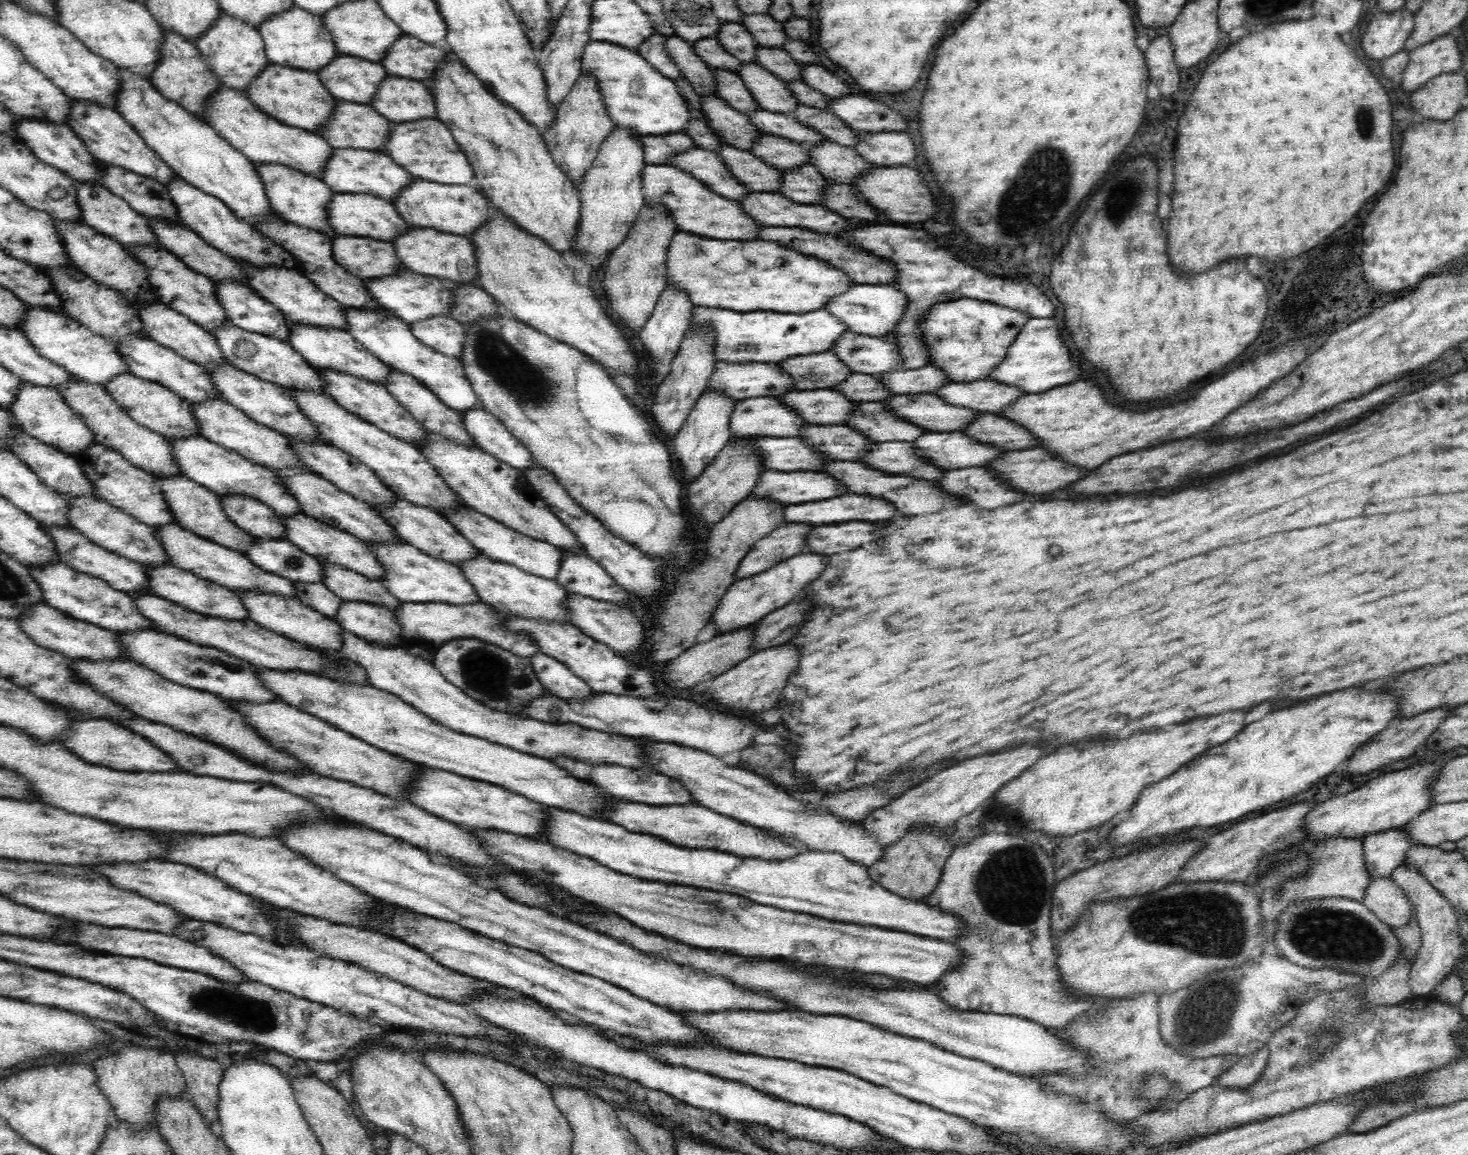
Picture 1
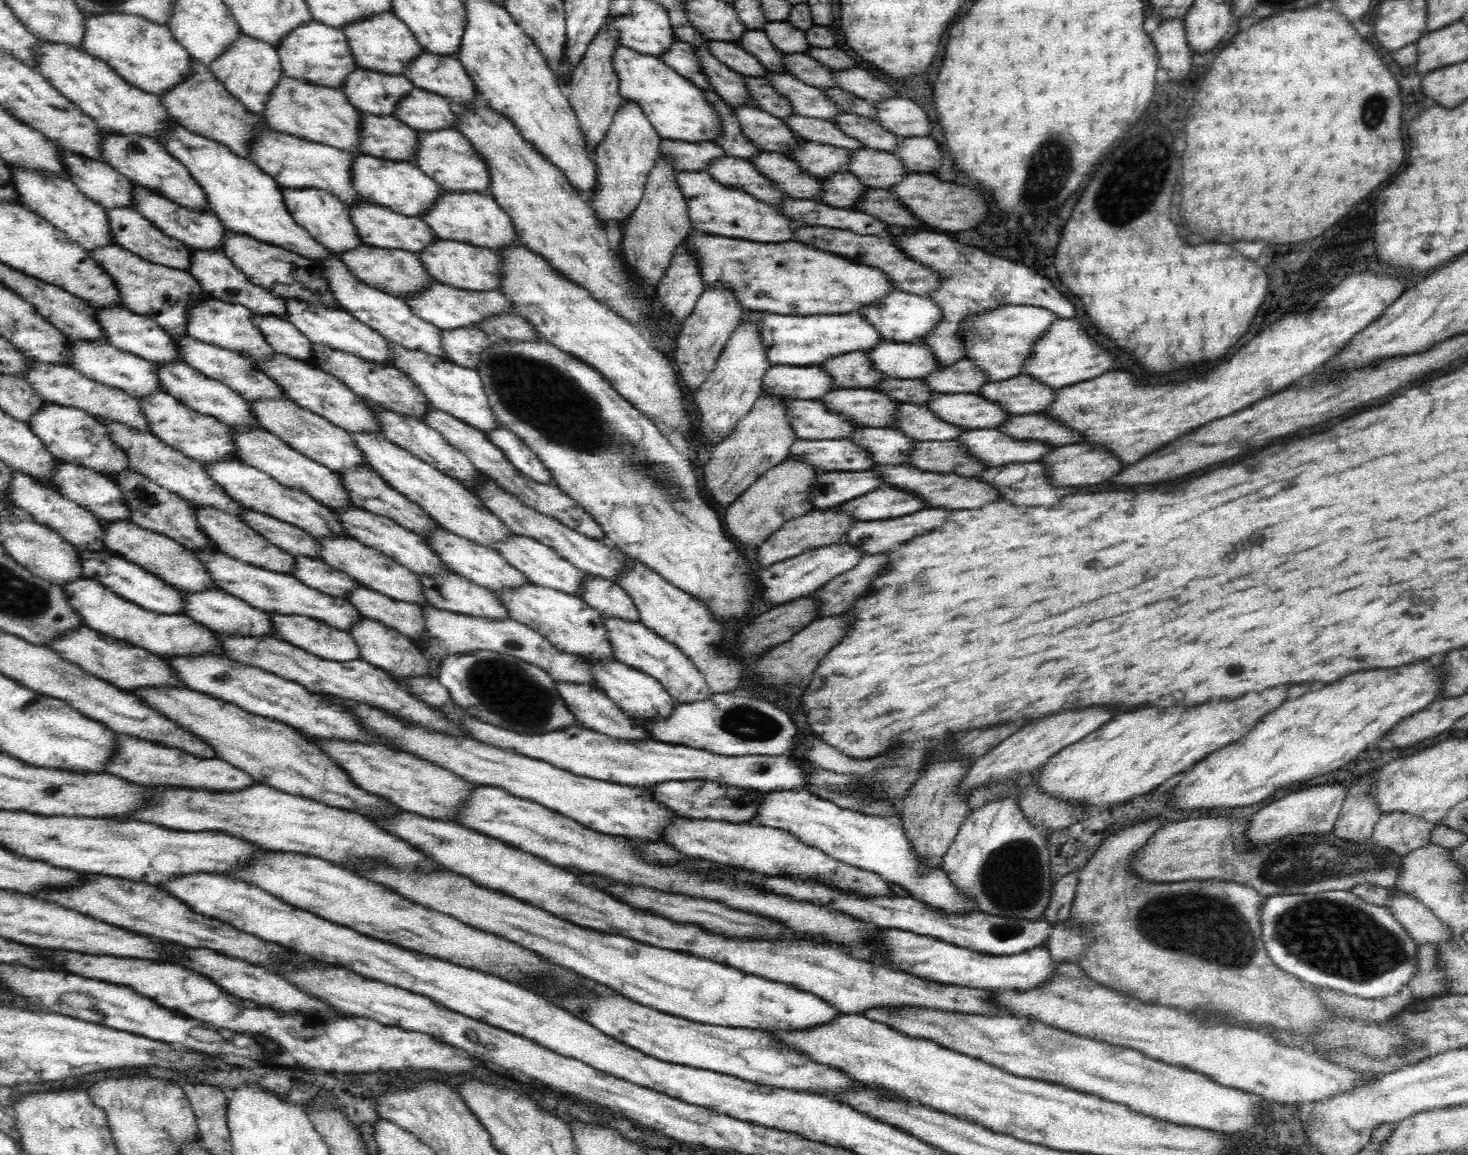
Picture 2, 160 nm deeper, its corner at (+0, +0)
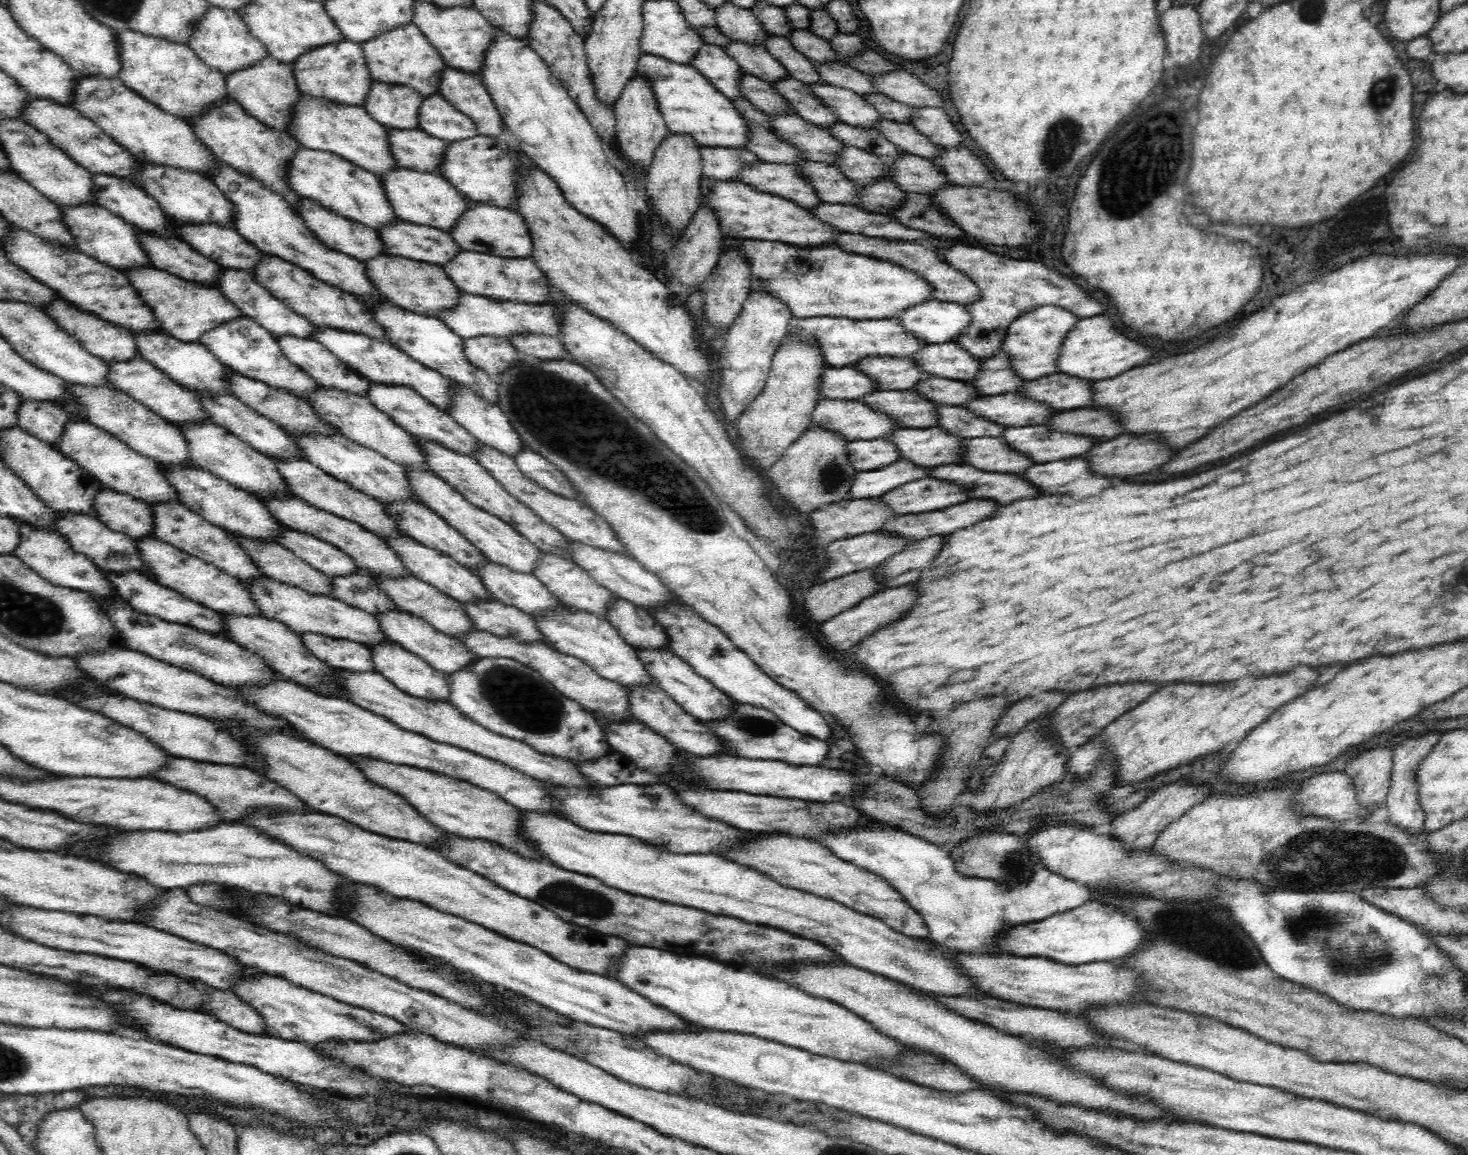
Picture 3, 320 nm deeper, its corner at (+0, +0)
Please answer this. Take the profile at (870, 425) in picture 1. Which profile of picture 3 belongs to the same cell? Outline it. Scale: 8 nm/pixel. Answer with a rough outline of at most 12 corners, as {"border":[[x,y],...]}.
{"border":[[962,406],[937,408],[942,430],[960,438],[1002,437],[1008,427]]}

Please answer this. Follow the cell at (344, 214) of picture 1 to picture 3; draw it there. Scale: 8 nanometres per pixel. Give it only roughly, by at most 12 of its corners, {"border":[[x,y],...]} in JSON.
{"border":[[398,220],[377,231],[388,254],[442,267],[448,233]]}

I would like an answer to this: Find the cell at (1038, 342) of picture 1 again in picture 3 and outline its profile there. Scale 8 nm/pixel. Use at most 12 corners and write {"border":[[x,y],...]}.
{"border":[[1080,319],[1059,349],[1056,372],[1106,380],[1144,364],[1152,350]]}

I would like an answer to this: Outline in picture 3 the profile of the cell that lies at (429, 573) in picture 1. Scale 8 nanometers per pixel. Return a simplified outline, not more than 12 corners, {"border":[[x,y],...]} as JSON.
{"border":[[502,601],[460,606],[476,630],[547,644],[534,618]]}

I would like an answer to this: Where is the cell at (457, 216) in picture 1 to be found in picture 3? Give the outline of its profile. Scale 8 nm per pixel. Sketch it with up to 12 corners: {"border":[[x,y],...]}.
{"border":[[473,204],[449,232],[462,251],[528,258],[518,212]]}

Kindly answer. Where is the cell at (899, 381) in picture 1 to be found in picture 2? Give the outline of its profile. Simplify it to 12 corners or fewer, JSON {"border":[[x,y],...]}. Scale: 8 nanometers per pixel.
{"border":[[966,358],[925,376],[942,394],[979,394],[990,383]]}

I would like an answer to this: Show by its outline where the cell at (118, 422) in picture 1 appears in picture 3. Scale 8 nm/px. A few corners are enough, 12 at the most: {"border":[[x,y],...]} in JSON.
{"border":[[157,464],[179,502],[228,534],[286,528],[256,496],[193,465]]}

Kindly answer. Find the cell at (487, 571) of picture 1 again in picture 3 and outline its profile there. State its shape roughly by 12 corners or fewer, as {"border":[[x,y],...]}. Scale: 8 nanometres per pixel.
{"border":[[560,604],[531,618],[547,644],[624,688],[656,682],[607,621]]}

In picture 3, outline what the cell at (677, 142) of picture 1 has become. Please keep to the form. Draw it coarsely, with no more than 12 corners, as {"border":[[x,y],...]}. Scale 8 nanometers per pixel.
{"border":[[702,147],[704,178],[742,182],[739,173],[766,164],[745,148]]}

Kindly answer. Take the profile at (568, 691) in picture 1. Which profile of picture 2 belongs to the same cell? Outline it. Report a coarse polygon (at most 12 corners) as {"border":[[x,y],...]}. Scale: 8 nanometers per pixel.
{"border":[[555,682],[577,722],[620,741],[654,740],[605,694]]}

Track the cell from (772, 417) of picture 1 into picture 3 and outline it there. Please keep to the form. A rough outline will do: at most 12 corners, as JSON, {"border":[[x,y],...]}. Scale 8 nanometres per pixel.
{"border":[[818,401],[812,426],[851,441],[903,430],[858,401]]}

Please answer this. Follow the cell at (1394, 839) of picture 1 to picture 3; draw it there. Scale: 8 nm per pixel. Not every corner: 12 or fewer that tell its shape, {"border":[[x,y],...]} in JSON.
{"border":[[1445,732],[1404,740],[1393,750],[1382,810],[1389,822],[1420,832],[1416,770]]}

